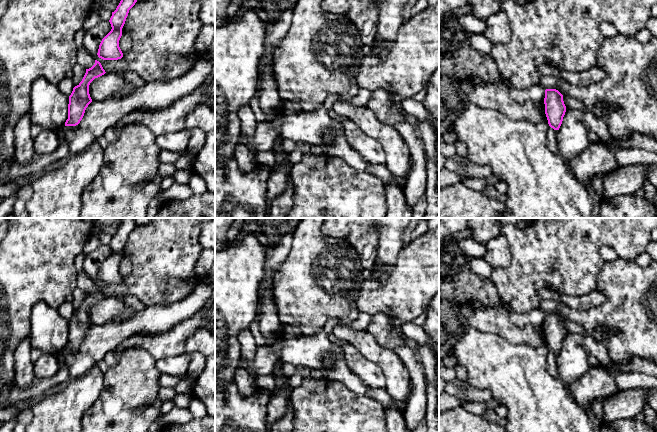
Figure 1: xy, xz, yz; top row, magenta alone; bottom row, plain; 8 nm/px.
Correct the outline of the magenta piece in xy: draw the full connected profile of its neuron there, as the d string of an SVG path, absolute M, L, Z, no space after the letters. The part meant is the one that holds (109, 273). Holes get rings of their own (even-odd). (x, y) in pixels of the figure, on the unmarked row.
M123 218L116 234L112 236L109 244L111 248L111 255L102 263L99 273L98 281L103 284L118 284L123 281L123 277L119 271L119 264L122 260L122 252L125 248L129 234L137 226L133 218Z

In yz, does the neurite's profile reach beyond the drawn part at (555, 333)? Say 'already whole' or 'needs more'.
needs more

